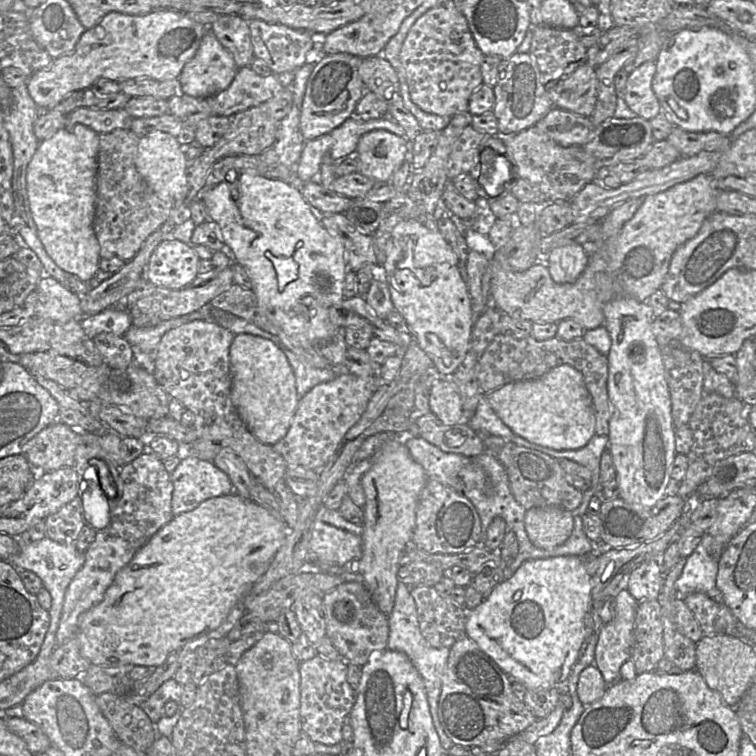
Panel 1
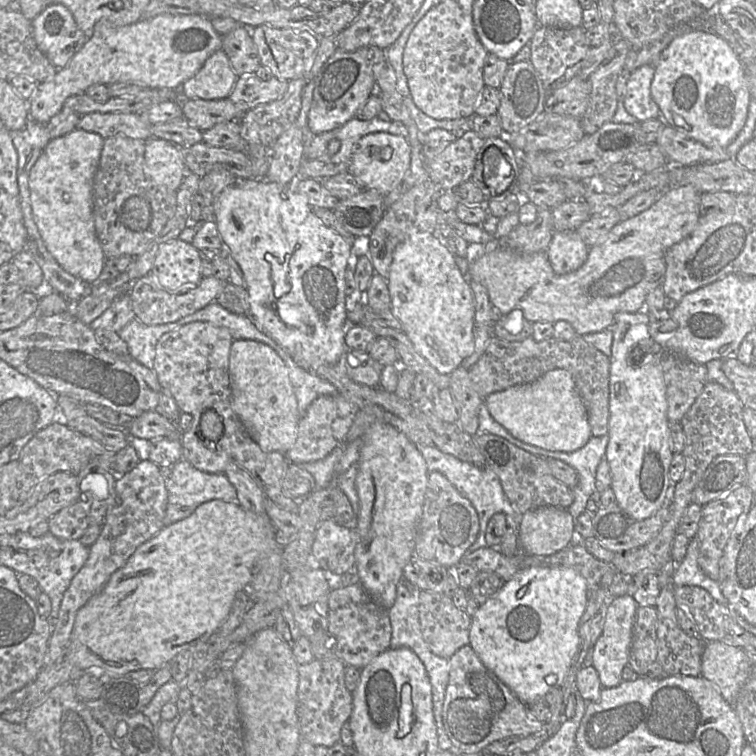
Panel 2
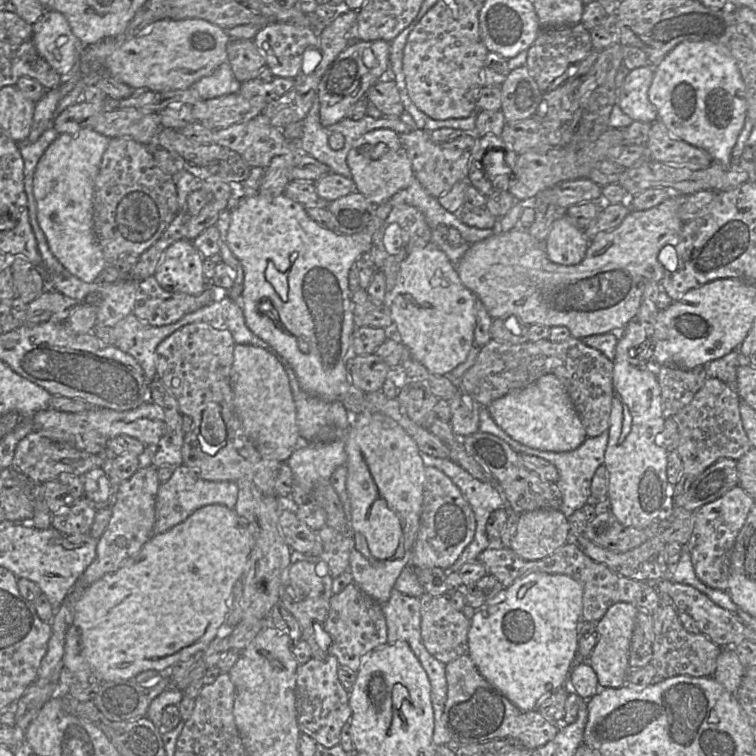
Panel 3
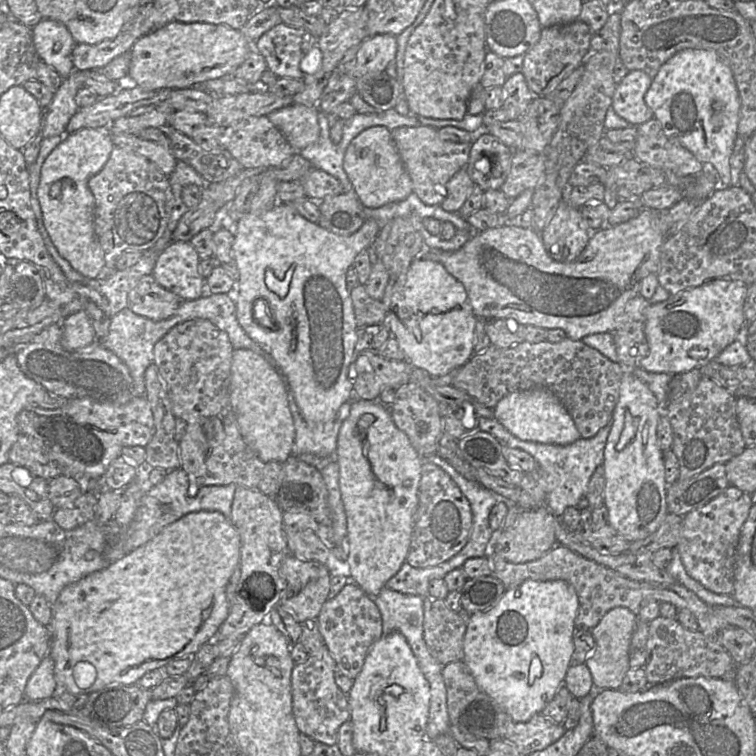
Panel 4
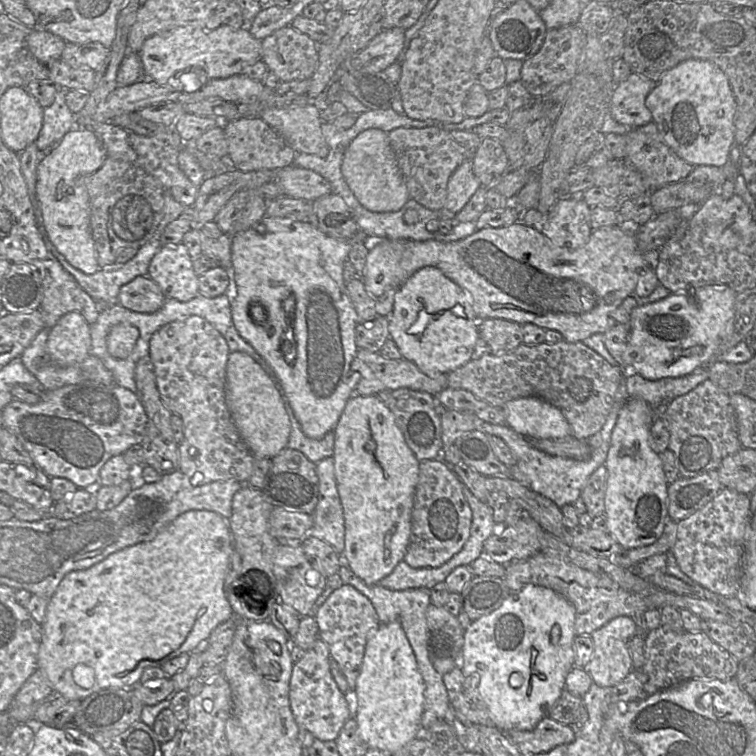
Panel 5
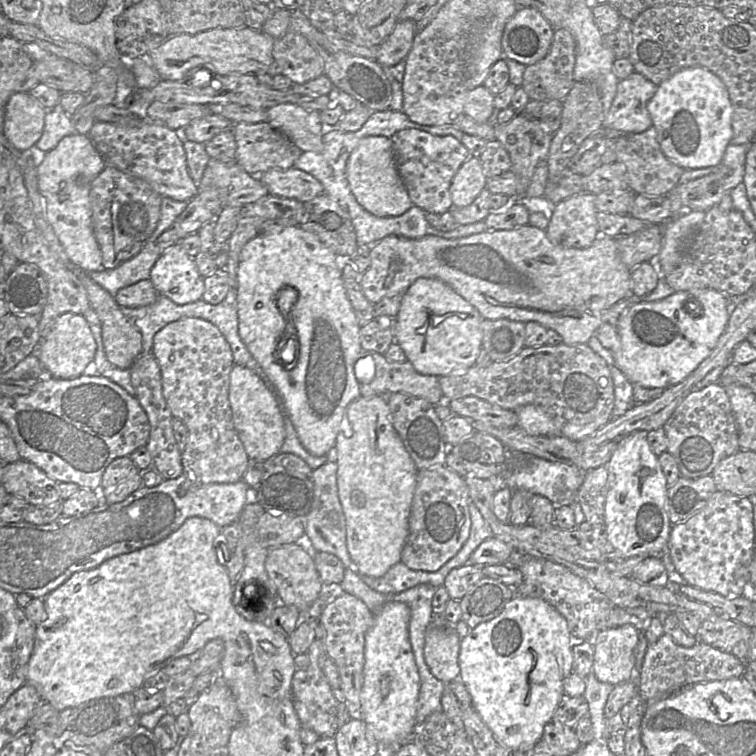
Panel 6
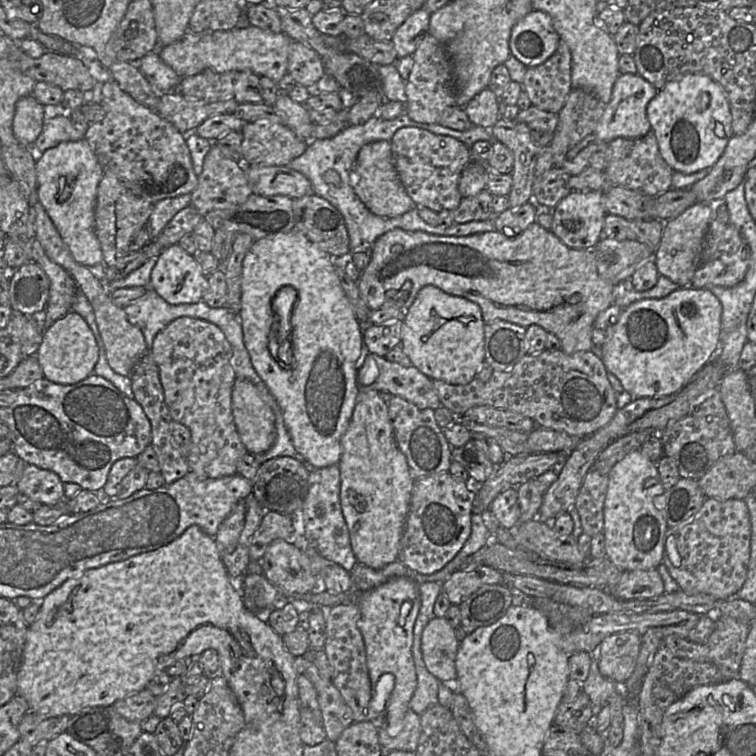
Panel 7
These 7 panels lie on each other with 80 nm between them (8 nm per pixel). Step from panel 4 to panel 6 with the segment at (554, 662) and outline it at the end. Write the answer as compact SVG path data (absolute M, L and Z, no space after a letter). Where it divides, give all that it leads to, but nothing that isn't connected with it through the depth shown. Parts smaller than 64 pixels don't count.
M514 596L507 602L502 612L492 620L480 623L460 641L459 651L459 666L460 676L459 679L464 683L467 688L471 699L472 706L479 713L482 720L490 728L498 742L502 745L518 752L529 752L535 744L541 739L543 735L544 726L552 721L552 716L559 704L559 701L564 694L563 683L566 677L573 673L573 654L572 646L574 640L569 632L566 619L548 602L537 597L521 597Z

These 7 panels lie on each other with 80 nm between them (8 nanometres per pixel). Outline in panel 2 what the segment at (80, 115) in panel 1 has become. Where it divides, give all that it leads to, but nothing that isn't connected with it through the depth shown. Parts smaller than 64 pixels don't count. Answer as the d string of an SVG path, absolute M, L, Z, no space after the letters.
M91 112L78 122L78 128L98 133L104 139L122 134L146 141L152 137L150 126L140 114L123 112Z

